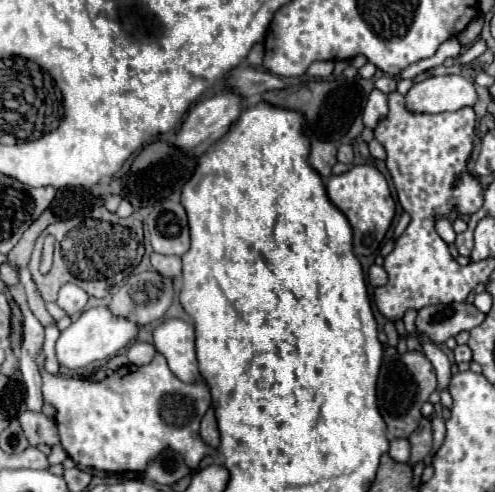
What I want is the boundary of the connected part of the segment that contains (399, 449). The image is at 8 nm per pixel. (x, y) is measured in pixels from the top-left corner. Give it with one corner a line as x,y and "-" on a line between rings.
393,438
389,442
389,456
395,462
409,462
409,450
411,450
411,444
407,438

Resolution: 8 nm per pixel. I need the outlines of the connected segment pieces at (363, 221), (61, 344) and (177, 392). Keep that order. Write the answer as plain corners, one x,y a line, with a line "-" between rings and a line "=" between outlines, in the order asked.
359,164
339,176
331,176
327,180
327,194
329,194
331,202
347,216
347,220
353,228
355,254
357,256
375,254
379,250
379,244
385,238
385,232
391,226
391,220
393,220
395,208
397,208
385,176
371,164
=
107,306
89,308
65,332
61,332
61,336
57,340
57,360
61,366
67,366
73,370
73,368
81,368
91,362
97,362
97,360
113,358
137,334
139,334
139,326
135,322
115,316
=
43,352
35,354
35,362
43,380
43,400
57,408
55,422
61,446
83,468
141,472
151,462
151,456
157,456
163,448
183,454
187,464
197,468
207,454
217,452
199,436
199,422
211,406
209,386
203,380
195,384
181,382
161,354
155,354
153,362
141,368
127,364
101,382
49,374
43,368

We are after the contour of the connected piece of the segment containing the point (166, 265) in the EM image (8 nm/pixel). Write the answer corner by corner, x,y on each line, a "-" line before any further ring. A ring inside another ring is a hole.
153,252
151,266
163,276
181,276
181,258
179,256
163,256

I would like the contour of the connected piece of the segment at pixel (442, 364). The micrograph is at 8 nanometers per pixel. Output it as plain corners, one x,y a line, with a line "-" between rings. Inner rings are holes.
423,342
423,354
431,360
433,368
435,368
435,374
437,374
437,390
445,390
449,386
449,380
451,380
451,362
449,358
439,350
439,346
431,344
431,342

